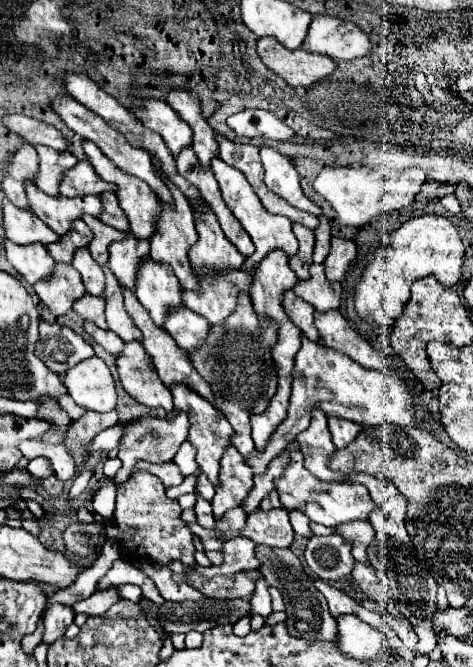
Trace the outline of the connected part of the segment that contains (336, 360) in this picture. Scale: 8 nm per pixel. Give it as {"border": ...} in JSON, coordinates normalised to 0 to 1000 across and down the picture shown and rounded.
{"border":[[[641,505],[641,517],[624,535],[624,553],[619,553],[619,589],[615,589],[615,607],[607,628],[586,640],[577,649],[569,667],[556,679],[531,676],[522,682],[522,697],[535,703],[539,712],[560,709],[569,691],[586,685],[611,661],[628,655],[628,649],[645,646],[658,631],[658,616],[679,613],[687,622],[708,622],[738,628],[746,634],[759,634],[767,640],[776,637],[805,637],[805,634],[835,634],[852,640],[890,640],[894,631],[882,628],[877,610],[873,610],[873,592],[856,568],[848,568],[835,559],[822,556],[793,556],[763,550],[734,532],[721,532],[687,517],[662,514],[649,505]]]}

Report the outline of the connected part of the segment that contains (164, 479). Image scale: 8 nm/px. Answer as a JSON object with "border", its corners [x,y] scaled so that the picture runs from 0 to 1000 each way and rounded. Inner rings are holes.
{"border":[[[294,691],[290,694],[290,703],[302,703],[302,706],[315,706],[319,712],[336,715],[340,724],[349,730],[362,730],[362,727],[378,727],[387,721],[387,709],[378,706],[378,700],[370,694],[357,694],[357,697],[323,697],[315,691]]]}

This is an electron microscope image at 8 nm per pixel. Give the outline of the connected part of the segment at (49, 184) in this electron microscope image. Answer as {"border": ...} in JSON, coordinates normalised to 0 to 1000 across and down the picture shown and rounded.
{"border":[[[78,217],[74,223],[82,229],[82,262],[74,268],[74,277],[99,292],[125,295],[129,292],[125,274],[129,274],[133,259],[154,253],[154,247],[163,247],[167,238],[150,232],[146,226],[116,226],[95,217]]]}

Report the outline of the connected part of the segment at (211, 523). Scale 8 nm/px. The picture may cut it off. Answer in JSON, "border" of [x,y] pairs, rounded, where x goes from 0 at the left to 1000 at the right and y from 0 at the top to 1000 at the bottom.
{"border":[[[414,738],[414,756],[412,757],[427,757],[425,760],[412,760],[414,774],[416,774],[416,784],[427,787],[431,792],[450,793],[457,787],[457,780],[450,775],[450,769],[446,766],[446,754],[436,748],[429,748],[416,738]]]}

